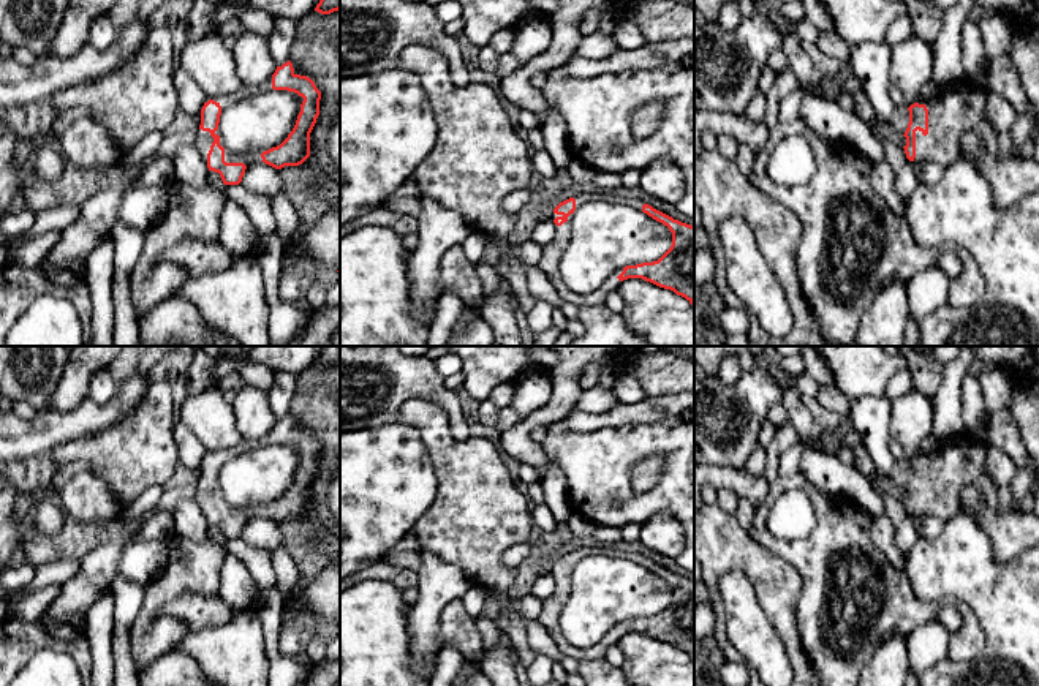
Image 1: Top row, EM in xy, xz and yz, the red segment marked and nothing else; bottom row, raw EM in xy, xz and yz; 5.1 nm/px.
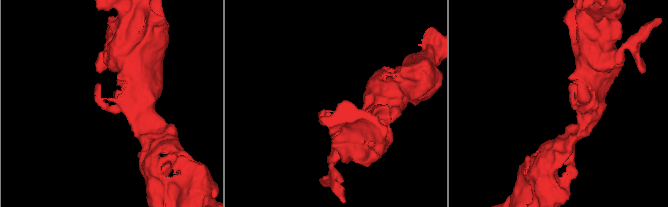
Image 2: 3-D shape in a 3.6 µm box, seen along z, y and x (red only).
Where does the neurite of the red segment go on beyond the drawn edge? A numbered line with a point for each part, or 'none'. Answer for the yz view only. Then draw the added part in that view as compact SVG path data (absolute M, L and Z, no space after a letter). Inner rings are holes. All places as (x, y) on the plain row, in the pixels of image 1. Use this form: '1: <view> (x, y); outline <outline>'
1: yz (962, 462); outline M966 432L936 454L917 455L928 463L928 488L916 485L914 515L949 520L960 514L963 488L974 485L985 501L977 523L990 539L995 560L1004 563L1031 547L1039 547L1039 517L1012 506L1003 514L996 512L999 485L987 471L987 449L988 446Z

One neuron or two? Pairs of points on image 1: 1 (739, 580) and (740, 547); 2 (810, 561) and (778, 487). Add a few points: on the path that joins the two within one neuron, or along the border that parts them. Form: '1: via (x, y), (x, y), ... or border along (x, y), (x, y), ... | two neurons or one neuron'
1: border along (718, 579), (728, 572), (742, 571), (759, 603) | two neurons
2: via (824, 536), (824, 505), (804, 484) | one neuron

